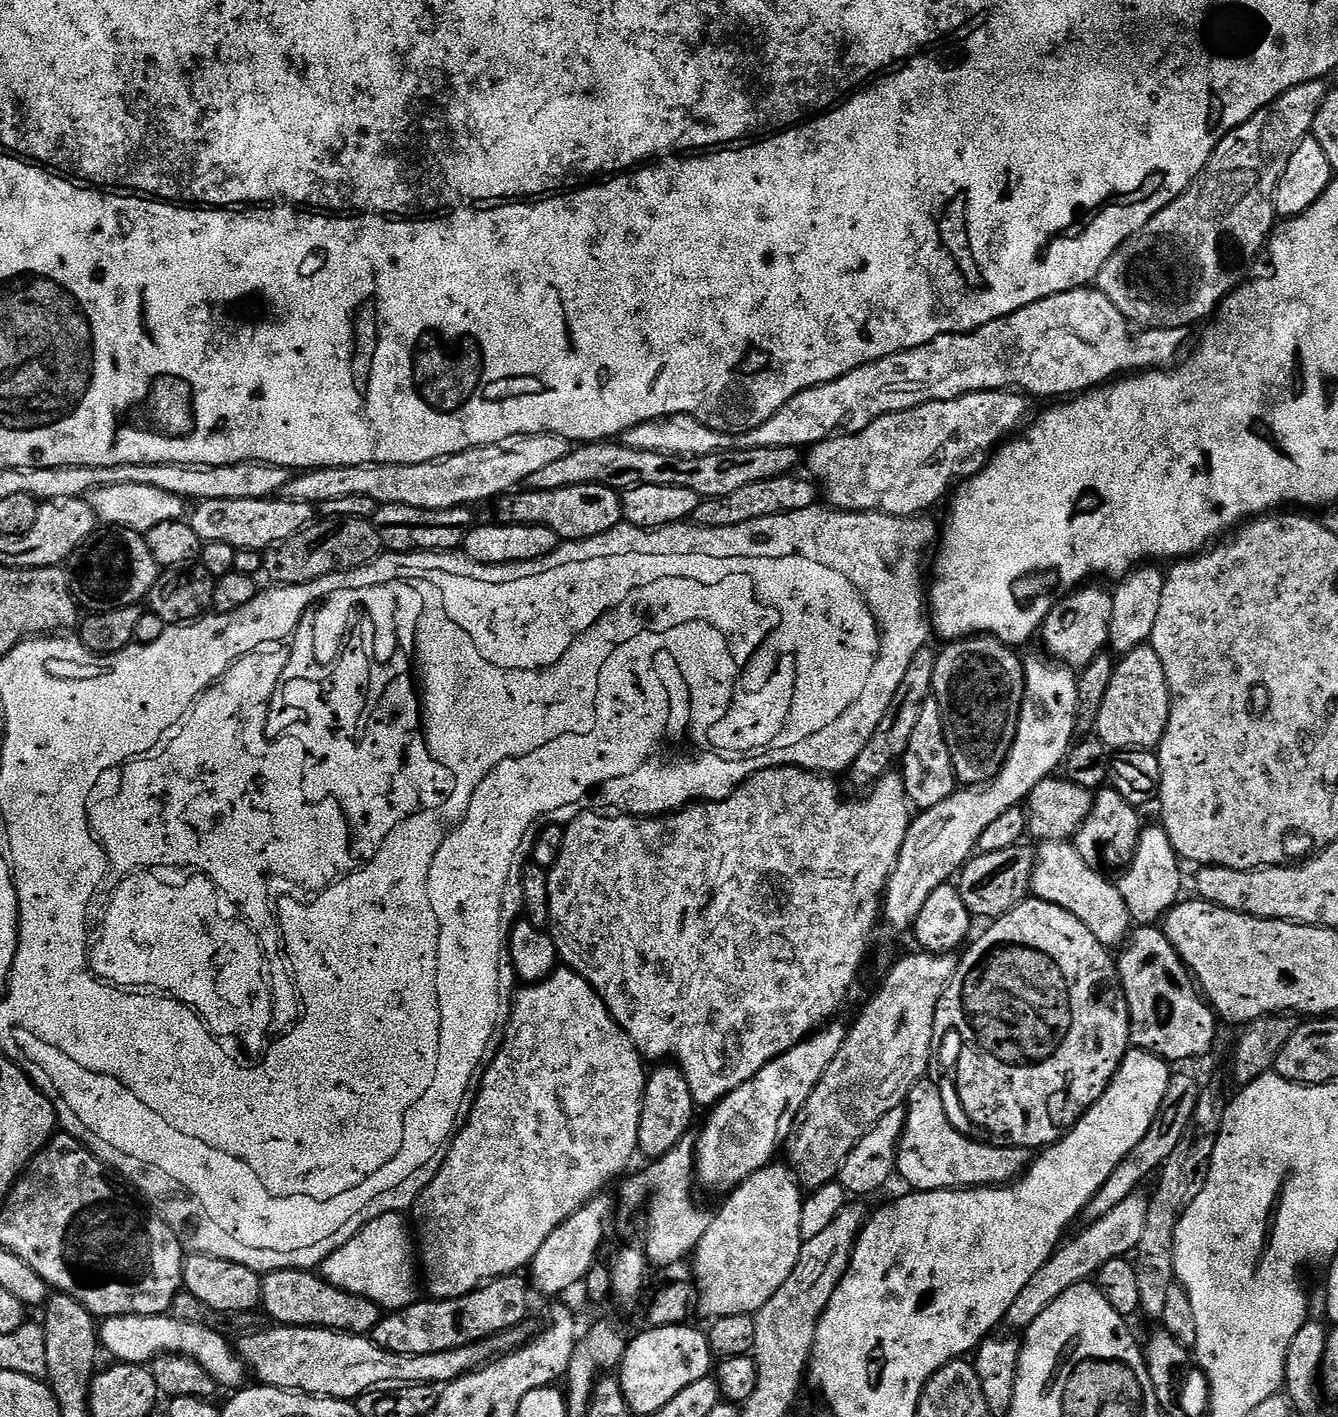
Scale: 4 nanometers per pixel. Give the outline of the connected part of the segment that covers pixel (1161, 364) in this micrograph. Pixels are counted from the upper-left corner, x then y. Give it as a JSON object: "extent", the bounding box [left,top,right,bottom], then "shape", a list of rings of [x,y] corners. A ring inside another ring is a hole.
{"extent":[622,287,1189,456],"shape":[[[1091,287],[1075,288],[1069,292],[1054,294],[1050,298],[1042,298],[1038,302],[1034,302],[1030,306],[1018,310],[1014,314],[998,318],[986,326],[974,329],[972,332],[958,332],[950,336],[939,336],[931,340],[928,344],[911,348],[905,352],[899,352],[893,356],[887,356],[881,360],[875,360],[872,364],[863,364],[861,368],[856,368],[850,374],[846,374],[837,380],[831,380],[825,384],[819,384],[813,388],[802,390],[798,394],[794,394],[794,398],[790,398],[790,402],[786,402],[786,406],[782,406],[782,410],[778,410],[778,414],[774,414],[774,418],[770,418],[764,422],[762,426],[758,426],[749,432],[742,432],[737,436],[727,432],[719,432],[710,426],[706,426],[698,418],[687,416],[686,414],[678,414],[677,416],[663,416],[661,420],[647,420],[638,426],[634,426],[624,432],[622,442],[630,450],[650,450],[650,454],[670,454],[671,456],[714,456],[717,452],[728,452],[734,447],[741,448],[742,450],[750,450],[751,448],[799,448],[801,450],[807,450],[811,448],[813,444],[821,444],[823,440],[831,440],[832,437],[837,435],[841,430],[847,430],[849,433],[860,432],[866,426],[870,426],[870,422],[874,422],[886,414],[901,412],[907,408],[917,408],[918,405],[925,404],[926,402],[934,402],[935,400],[957,400],[958,397],[965,396],[971,392],[998,392],[1001,390],[1015,390],[1021,394],[1027,394],[1029,397],[1060,396],[1056,398],[1072,398],[1077,394],[1083,394],[1097,386],[1103,385],[1105,382],[1111,381],[1113,378],[1119,377],[1129,370],[1167,370],[1181,359],[1180,351],[1183,350],[1184,343],[1187,342],[1189,335],[1189,333],[1182,328],[1146,328],[1139,333],[1141,336],[1137,338],[1135,344],[1135,342],[1132,341],[1131,330],[1133,331],[1130,327],[1130,321],[1121,314],[1118,310],[1118,306],[1114,306],[1114,302],[1110,302],[1110,298],[1106,298],[1106,294],[1102,294],[1098,290],[1093,290]]]}

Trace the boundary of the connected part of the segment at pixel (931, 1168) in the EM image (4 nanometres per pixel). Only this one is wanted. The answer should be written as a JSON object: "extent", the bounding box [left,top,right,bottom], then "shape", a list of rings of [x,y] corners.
{"extent":[895,1078,1030,1192],"shape":[[[925,1078],[913,1086],[906,1101],[906,1126],[896,1148],[895,1175],[917,1192],[991,1188],[1013,1183],[1030,1163],[1029,1149],[983,1143],[963,1136],[952,1125],[939,1086]]]}

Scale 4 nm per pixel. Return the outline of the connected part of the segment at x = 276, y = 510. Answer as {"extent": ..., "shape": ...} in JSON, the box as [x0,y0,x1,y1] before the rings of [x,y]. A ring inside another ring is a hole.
{"extent":[190,498,317,551],"shape":[[[238,498],[237,500],[202,500],[191,509],[190,523],[194,534],[204,543],[226,542],[226,546],[234,546],[237,550],[258,551],[278,542],[286,542],[294,534],[307,528],[317,519],[315,507],[306,502],[294,502],[287,498]]]}

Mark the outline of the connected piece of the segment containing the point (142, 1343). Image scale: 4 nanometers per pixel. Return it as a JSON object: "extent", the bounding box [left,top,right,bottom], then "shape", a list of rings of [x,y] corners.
{"extent":[98,1314,246,1390],"shape":[[[170,1314],[162,1316],[110,1316],[107,1317],[99,1325],[98,1335],[100,1337],[100,1347],[106,1353],[112,1355],[113,1361],[122,1364],[142,1364],[151,1365],[157,1356],[165,1354],[179,1354],[189,1356],[194,1362],[198,1362],[202,1366],[202,1370],[206,1370],[206,1374],[210,1374],[210,1378],[214,1378],[214,1382],[221,1388],[232,1388],[236,1390],[245,1383],[246,1369],[243,1360],[240,1359],[235,1347],[228,1344],[229,1337],[221,1334],[216,1328],[207,1328],[206,1326],[194,1326],[193,1324],[183,1324],[178,1322]]]}

